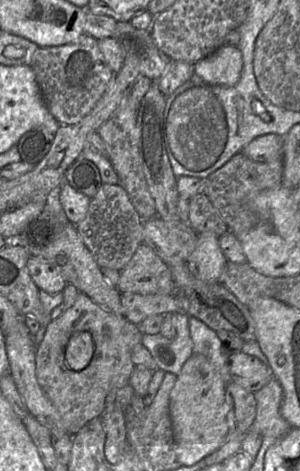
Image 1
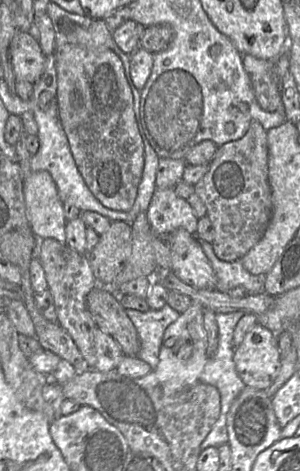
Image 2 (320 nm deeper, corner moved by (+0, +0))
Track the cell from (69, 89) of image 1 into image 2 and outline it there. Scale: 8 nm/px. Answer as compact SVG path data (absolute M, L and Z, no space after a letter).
M18 32L10 43L16 80L34 83L44 72L47 56L38 40L28 32Z

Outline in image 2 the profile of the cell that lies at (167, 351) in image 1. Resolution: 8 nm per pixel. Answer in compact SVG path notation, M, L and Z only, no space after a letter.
M167 304L158 310L146 312L127 309L126 313L136 328L140 350L138 357L149 364L154 370L159 362L159 352L166 328L180 316Z

